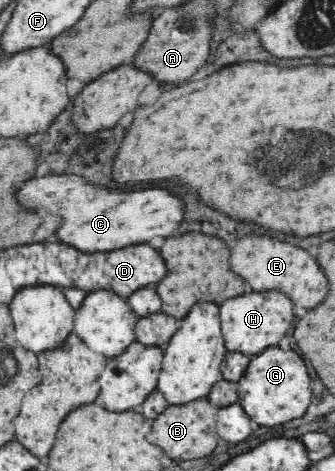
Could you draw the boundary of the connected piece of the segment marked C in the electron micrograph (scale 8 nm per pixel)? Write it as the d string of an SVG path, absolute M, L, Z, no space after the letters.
M60 174L60 176L46 176L46 178L34 178L28 180L20 192L16 194L18 202L28 208L44 208L48 212L56 212L62 216L62 226L58 228L56 236L60 242L70 244L82 252L108 252L118 250L130 244L138 242L150 242L154 236L172 236L182 220L184 220L184 204L180 198L176 198L174 192L166 188L146 188L138 192L118 192L118 190L108 190L108 188L98 188L88 182L84 182L80 176L70 176L70 174Z

